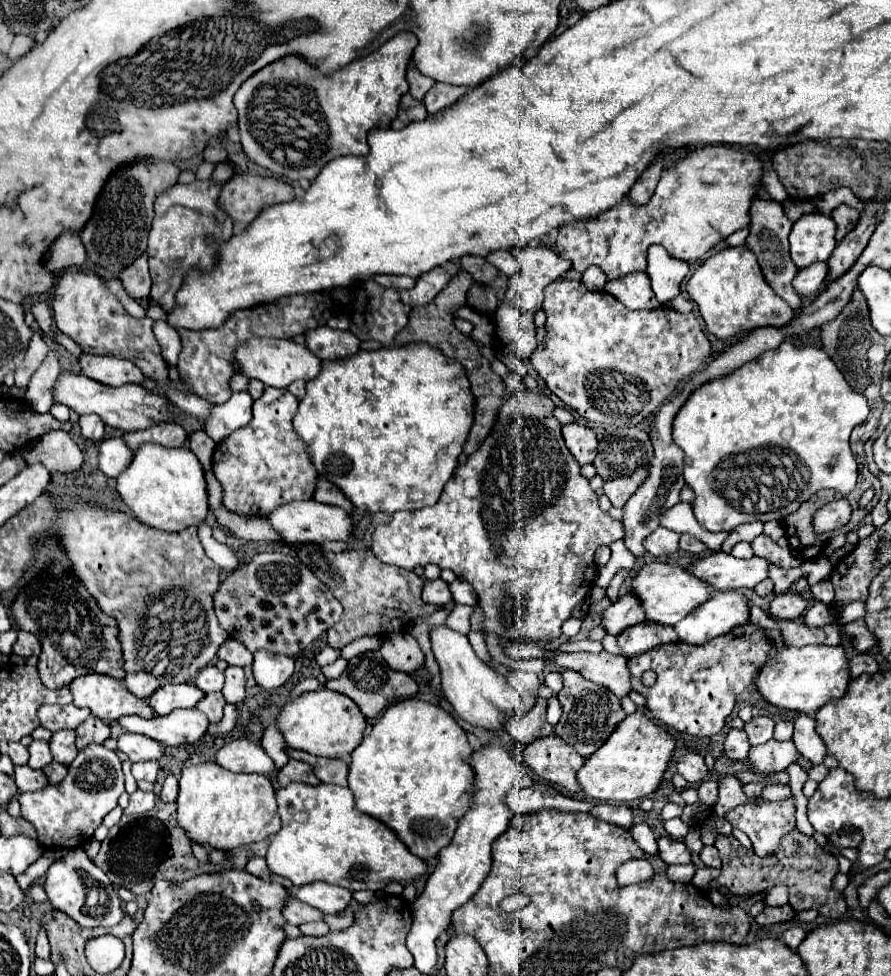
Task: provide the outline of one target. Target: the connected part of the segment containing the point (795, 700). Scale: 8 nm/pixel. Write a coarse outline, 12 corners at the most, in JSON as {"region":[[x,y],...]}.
{"region":[[841,646],[781,648],[755,676],[769,704],[801,714],[843,698]]}

